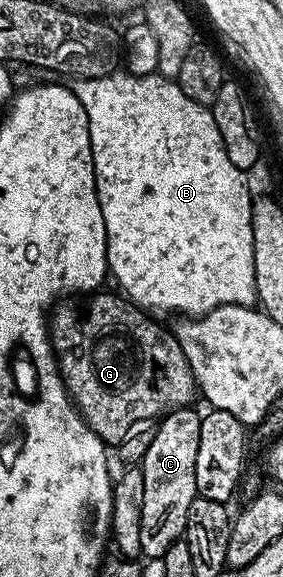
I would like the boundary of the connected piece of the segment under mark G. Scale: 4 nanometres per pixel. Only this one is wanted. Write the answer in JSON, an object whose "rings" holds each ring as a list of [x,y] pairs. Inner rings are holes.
{"rings":[[[99,290],[90,297],[91,300],[87,304],[87,309],[83,312],[83,317],[79,317],[71,308],[56,307],[49,316],[49,335],[51,338],[51,348],[55,351],[55,360],[59,364],[59,376],[63,380],[63,384],[67,387],[67,395],[70,396],[72,404],[79,409],[80,416],[90,428],[102,438],[104,444],[108,446],[118,446],[127,436],[130,436],[136,426],[142,425],[142,420],[158,421],[160,418],[168,416],[171,412],[176,412],[178,408],[186,408],[192,403],[191,399],[197,396],[197,385],[195,376],[191,373],[189,362],[185,358],[185,354],[179,345],[179,339],[170,331],[167,332],[158,324],[154,315],[148,314],[142,308],[131,303],[130,300],[122,295],[114,296],[111,292],[103,292]]]}

